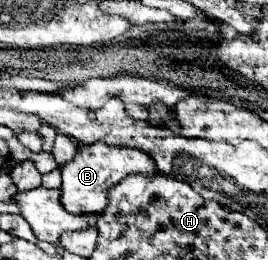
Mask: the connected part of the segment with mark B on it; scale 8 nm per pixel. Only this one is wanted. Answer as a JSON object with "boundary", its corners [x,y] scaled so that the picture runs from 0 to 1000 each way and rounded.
{"boundary":[[[384,550],[347,558],[302,558],[280,612],[257,619],[243,642],[228,642],[235,665],[235,712],[228,712],[228,781],[257,819],[369,819],[384,796],[399,796],[399,735],[429,719],[459,681],[474,673],[586,673],[578,619],[556,612],[541,581],[519,573],[474,573],[474,565],[407,565]]]}

